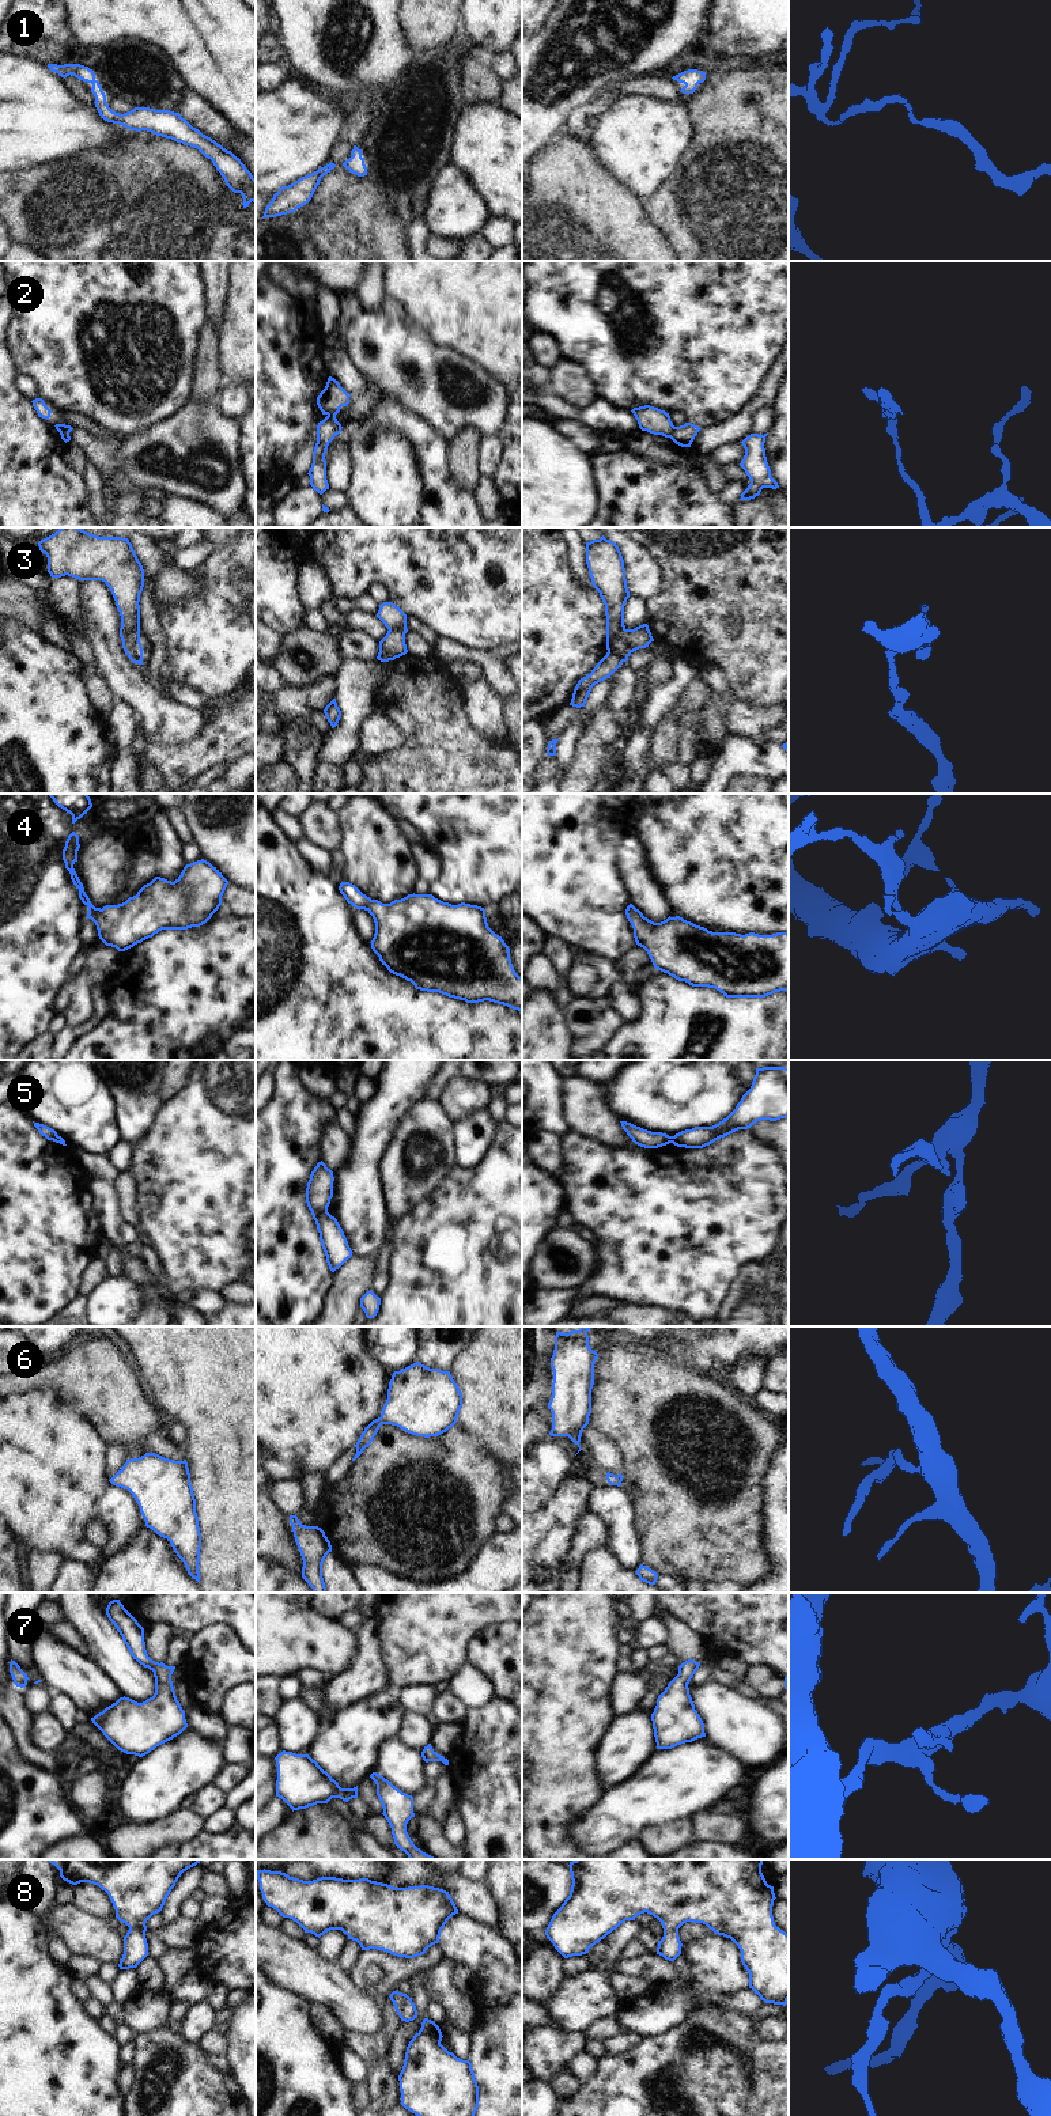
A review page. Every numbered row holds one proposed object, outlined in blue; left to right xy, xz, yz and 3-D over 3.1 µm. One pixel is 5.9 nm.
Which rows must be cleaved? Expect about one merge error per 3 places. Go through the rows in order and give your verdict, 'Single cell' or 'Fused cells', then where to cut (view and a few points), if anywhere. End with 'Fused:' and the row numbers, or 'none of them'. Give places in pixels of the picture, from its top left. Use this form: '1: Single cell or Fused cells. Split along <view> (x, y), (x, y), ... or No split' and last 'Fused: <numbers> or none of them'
1: Single cell. No split
2: Fused cells. Split along yz (675, 427), (669, 436)
3: Fused cells. Split along yz (624, 628), (620, 643), (608, 651)
4: Single cell. No split
5: Fused cells. Split along xz (326, 1210), (316, 1221)
6: Single cell. No split
7: Single cell. No split
8: Single cell. No split
Fused: 2, 3, 5

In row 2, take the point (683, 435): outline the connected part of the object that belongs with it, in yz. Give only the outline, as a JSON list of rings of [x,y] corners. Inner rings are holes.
[[[685,423],[684,425],[674,427],[670,439],[681,447],[691,447],[695,436],[700,429],[702,429],[700,427],[692,423]]]

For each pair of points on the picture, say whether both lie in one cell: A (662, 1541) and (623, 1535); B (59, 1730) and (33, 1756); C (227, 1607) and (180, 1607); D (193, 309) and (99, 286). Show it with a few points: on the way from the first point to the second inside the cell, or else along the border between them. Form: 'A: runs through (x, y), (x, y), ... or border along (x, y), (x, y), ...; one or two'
A: border along (634, 1506), (634, 1533), (642, 1563); two
B: border along (34, 1715), (33, 1740), (49, 1753); two
C: runs through (215, 1607), (192, 1607); one
D: runs through (170, 307), (157, 299), (123, 298); one

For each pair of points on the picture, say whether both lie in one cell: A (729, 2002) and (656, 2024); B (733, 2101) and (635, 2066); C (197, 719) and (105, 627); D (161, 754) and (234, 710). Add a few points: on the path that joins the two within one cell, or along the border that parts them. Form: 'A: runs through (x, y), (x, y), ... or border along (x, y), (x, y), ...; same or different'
A: runs through (711, 2002), (690, 2002), (673, 2007); same
B: runs through (722, 2073), (706, 2056), (666, 2056), (664, 2059); same
C: runs through (167, 719), (113, 665), (110, 657); same
D: runs through (180, 754), (193, 754), (219, 729); same

